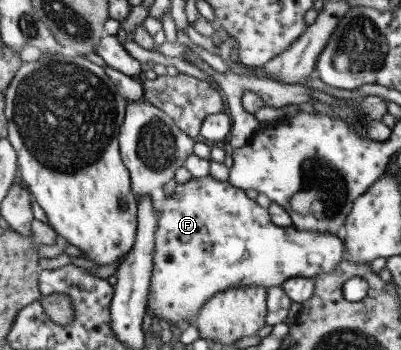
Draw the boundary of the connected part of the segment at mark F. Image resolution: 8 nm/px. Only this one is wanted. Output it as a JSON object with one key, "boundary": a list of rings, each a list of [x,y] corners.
{"boundary":[[[212,176],[200,178],[200,180],[190,179],[186,183],[177,184],[174,194],[170,194],[170,196],[165,194],[164,198],[154,200],[154,207],[156,207],[160,218],[158,218],[158,232],[156,232],[156,246],[153,256],[153,278],[151,282],[151,296],[148,297],[148,310],[150,310],[152,316],[166,319],[168,324],[174,323],[184,326],[186,321],[190,321],[190,324],[195,324],[196,317],[200,316],[200,311],[204,309],[204,303],[206,303],[210,297],[214,297],[216,294],[225,292],[230,288],[243,288],[244,286],[264,286],[265,288],[282,287],[287,280],[290,279],[299,277],[314,279],[315,276],[320,276],[320,272],[322,272],[322,274],[330,274],[330,272],[334,272],[334,270],[338,268],[338,264],[346,260],[346,241],[344,241],[342,234],[304,231],[298,230],[294,226],[280,227],[280,225],[277,225],[272,220],[269,209],[260,206],[256,200],[248,198],[243,188],[238,188],[229,180],[216,180],[216,178]]]}

